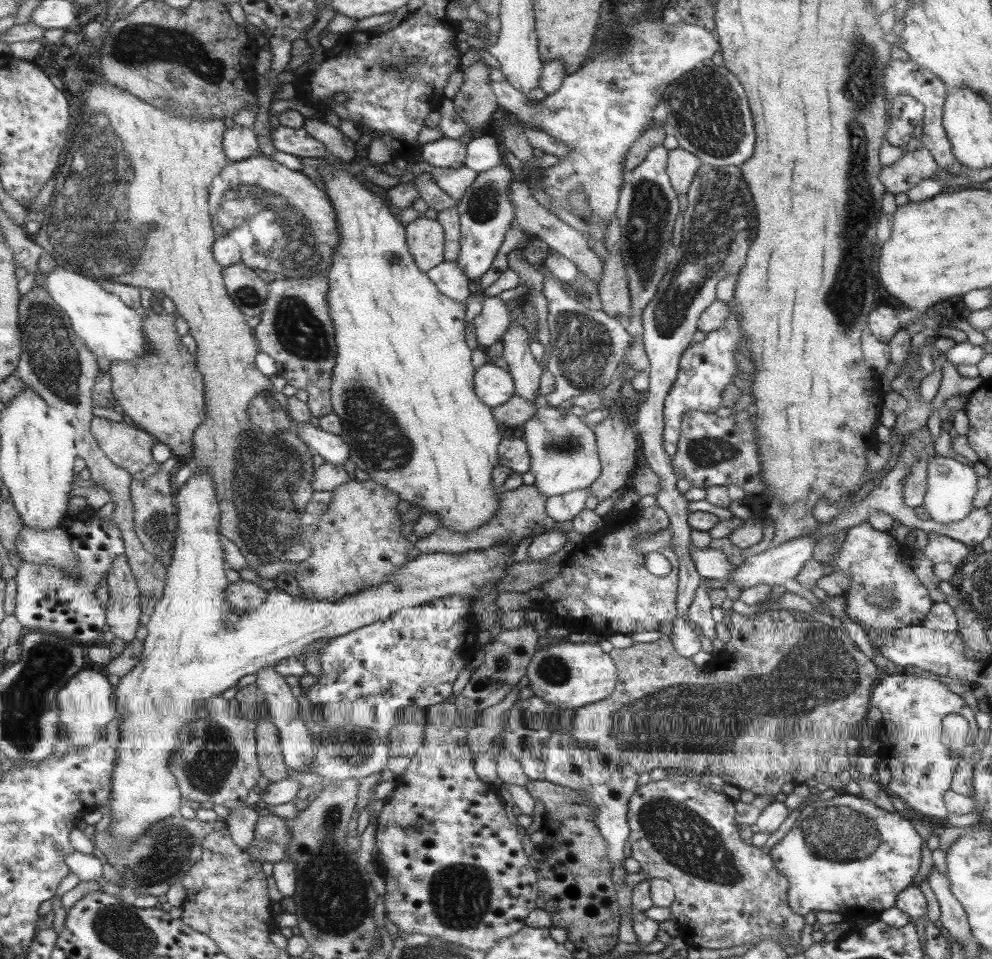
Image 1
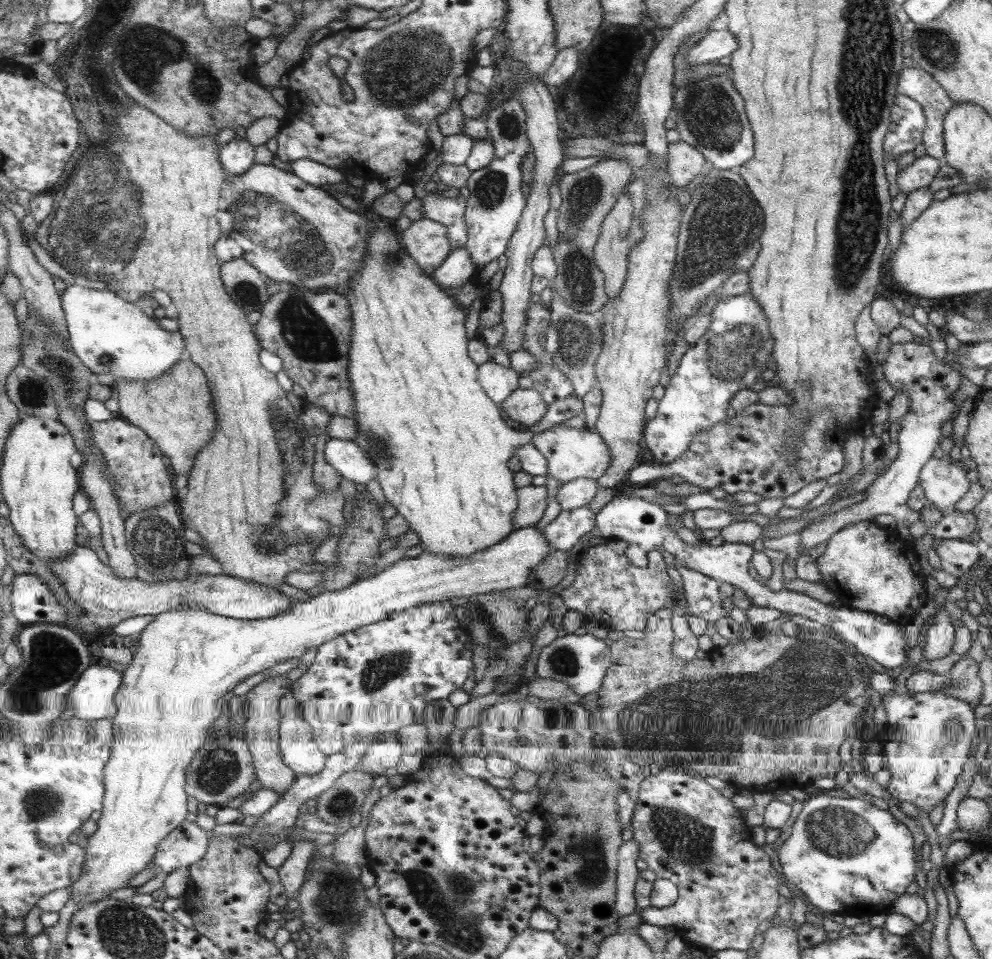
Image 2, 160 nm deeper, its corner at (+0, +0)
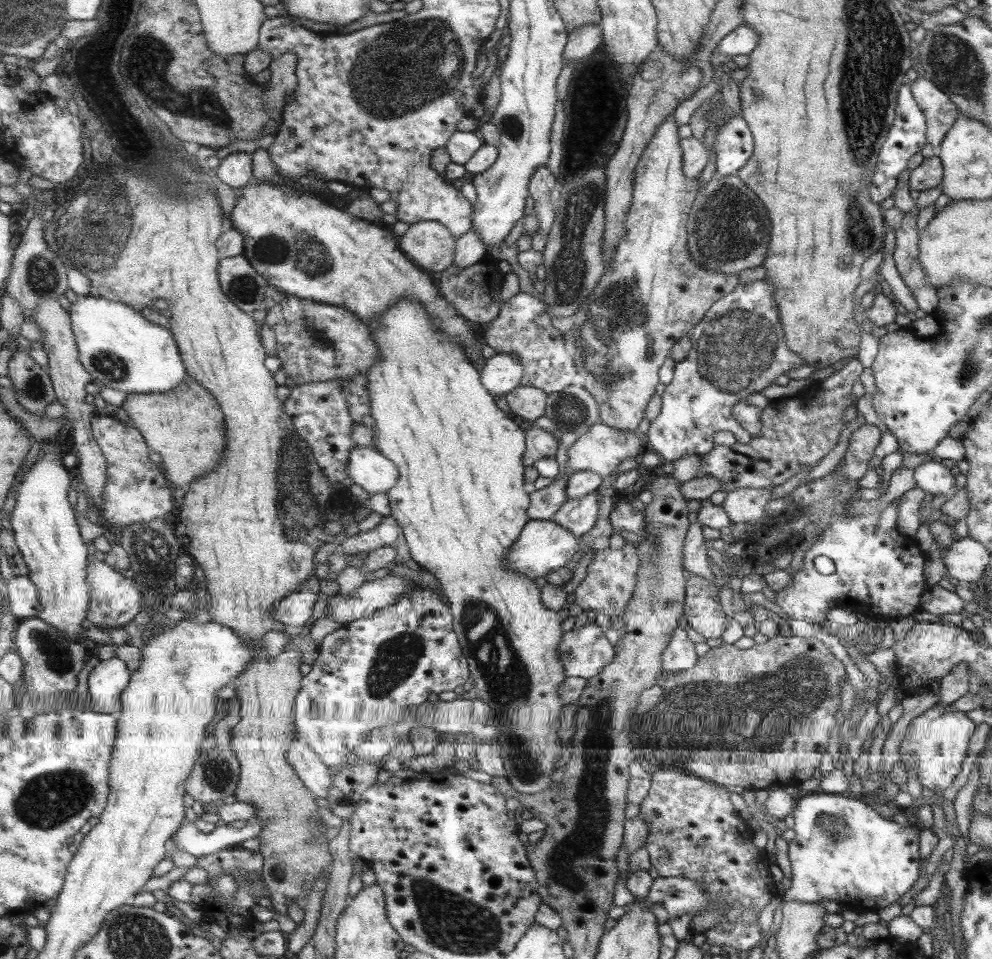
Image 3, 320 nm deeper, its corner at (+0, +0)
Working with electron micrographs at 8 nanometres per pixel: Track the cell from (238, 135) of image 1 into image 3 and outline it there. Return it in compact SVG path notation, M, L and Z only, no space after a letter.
M245 152L228 154L215 168L216 176L229 188L237 190L253 178L251 175L251 155Z

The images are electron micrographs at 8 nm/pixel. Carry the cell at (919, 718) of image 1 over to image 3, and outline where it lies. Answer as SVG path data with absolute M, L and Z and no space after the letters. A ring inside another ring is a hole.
M938 705L925 710L907 726L907 732L898 749L905 772L911 768L921 786L933 792L935 788L947 788L955 774L960 772L959 764L965 758L967 742L973 734L973 728L975 724L965 716L965 712L945 712L943 706ZM908 759L912 759L910 767Z

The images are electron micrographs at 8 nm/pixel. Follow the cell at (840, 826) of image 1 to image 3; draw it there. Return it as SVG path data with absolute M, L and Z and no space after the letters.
M818 791L813 793L802 794L797 796L794 802L794 808L791 810L793 817L793 832L795 832L794 839L787 842L788 860L791 864L791 885L782 896L782 901L801 901L801 902L820 902L820 900L835 900L839 906L845 906L849 910L856 910L858 914L864 913L867 910L877 911L884 906L889 906L891 902L897 902L899 896L903 896L905 892L909 892L911 884L915 884L917 878L917 864L919 864L919 856L917 856L917 836L913 832L913 824L909 824L907 828L901 828L901 825L885 822L879 814L875 814L869 806L865 806L859 800L851 800L851 796L844 798L835 794L824 794Z

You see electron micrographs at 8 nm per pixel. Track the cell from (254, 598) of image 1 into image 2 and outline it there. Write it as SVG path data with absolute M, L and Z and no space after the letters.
M78 546L71 556L49 562L51 570L64 582L67 592L86 614L90 615L98 628L111 628L133 616L165 614L179 610L184 604L202 606L211 614L225 618L256 621L283 614L292 604L291 597L277 589L254 582L245 582L224 573L218 575L189 575L185 580L169 578L167 581L145 582L144 580L124 579L115 574L111 565L103 564L95 549Z

